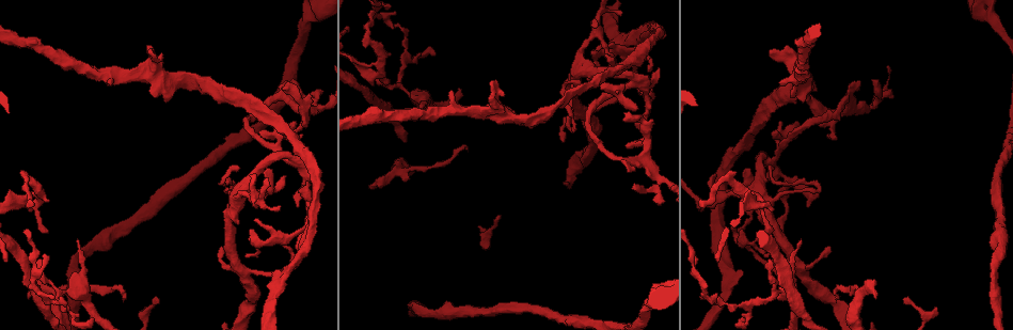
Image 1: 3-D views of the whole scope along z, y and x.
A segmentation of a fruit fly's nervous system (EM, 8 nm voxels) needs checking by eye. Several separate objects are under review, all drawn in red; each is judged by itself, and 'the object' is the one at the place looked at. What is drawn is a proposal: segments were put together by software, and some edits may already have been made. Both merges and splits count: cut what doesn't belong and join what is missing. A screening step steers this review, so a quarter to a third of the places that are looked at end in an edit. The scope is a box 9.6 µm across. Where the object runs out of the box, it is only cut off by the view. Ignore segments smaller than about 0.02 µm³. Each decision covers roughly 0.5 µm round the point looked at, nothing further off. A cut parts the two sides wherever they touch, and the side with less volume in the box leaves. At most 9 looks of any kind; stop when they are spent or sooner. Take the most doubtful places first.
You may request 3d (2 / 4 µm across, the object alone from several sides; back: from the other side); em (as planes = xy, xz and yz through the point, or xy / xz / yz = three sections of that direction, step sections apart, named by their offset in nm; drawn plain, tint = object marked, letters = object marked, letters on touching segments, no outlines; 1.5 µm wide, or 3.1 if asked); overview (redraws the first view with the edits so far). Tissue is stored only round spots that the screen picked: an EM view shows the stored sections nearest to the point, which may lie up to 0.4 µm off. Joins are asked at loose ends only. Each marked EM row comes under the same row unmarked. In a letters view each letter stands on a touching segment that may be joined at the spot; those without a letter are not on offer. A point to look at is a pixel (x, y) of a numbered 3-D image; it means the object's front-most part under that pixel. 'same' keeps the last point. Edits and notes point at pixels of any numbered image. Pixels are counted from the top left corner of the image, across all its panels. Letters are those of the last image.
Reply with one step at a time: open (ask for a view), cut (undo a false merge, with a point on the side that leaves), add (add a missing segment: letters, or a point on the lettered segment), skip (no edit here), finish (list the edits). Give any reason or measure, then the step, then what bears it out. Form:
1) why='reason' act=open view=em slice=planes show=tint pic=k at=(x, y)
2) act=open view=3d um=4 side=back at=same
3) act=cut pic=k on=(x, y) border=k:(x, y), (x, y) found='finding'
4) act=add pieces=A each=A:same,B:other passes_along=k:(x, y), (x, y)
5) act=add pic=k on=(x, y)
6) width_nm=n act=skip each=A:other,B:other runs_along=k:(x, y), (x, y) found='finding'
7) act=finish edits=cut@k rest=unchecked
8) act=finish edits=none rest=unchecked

why='looks like a crossing' act=open view=em slice=planes show=tint pic=1 at=(237, 201)

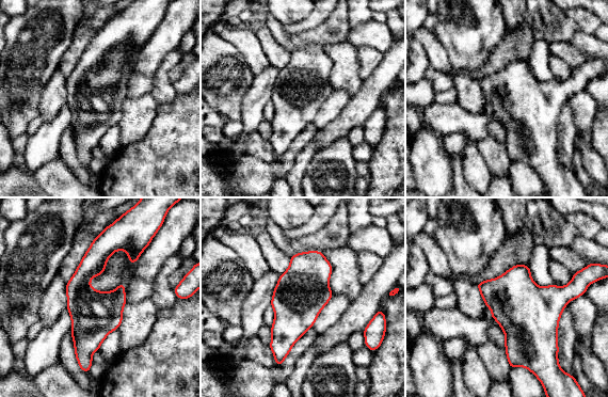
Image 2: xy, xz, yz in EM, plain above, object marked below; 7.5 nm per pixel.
why='what lies round it' act=open view=em slice=planes show=letters at=same

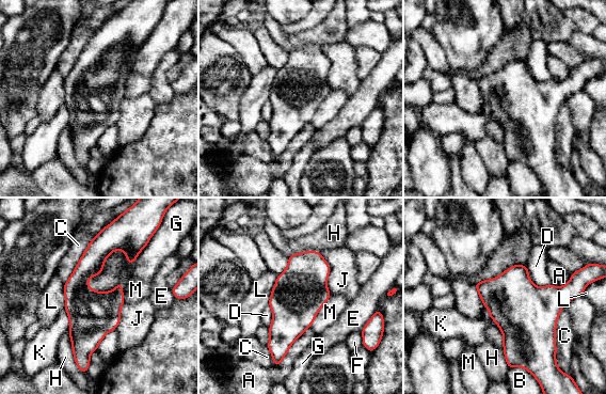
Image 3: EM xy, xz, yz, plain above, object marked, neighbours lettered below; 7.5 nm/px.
act=skip each=A:other,B:other,C:other,D:other,E:other,F:other,G:other,H:other,J:other,K:other,L:other,M:other runs_along=3:(101, 236), (82, 272), (84, 363) found='all the same neuron'

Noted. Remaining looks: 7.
why='branch stops here' act=open view=em slice=planes show=tint pic=1 at=(738, 279)

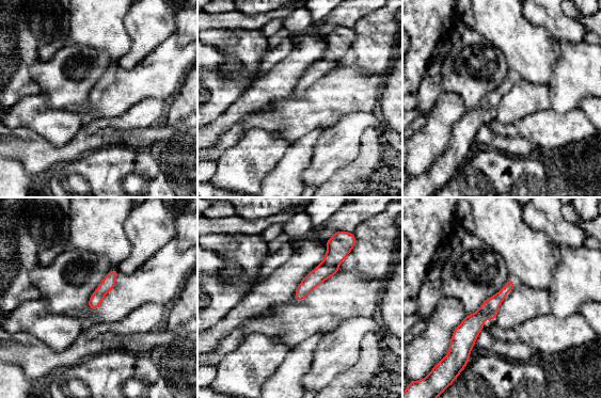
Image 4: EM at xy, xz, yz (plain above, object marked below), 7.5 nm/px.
act=open view=em slice=planes show=letters at=same

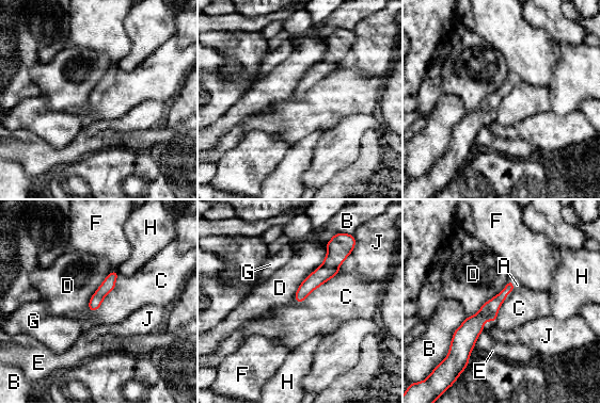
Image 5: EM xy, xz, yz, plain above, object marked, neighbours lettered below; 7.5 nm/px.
act=add pic=5 on=(517, 285) each=A:same,B:other,C:other,D:other,E:other,F:other,G:other,H:other,J:other passes_along=5:(489, 310), (512, 289), (517, 285) found='the neuron continues'

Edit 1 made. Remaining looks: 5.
why='an open end' act=open view=em slice=xy step=8 show=letters pic=1 at=(284, 91)

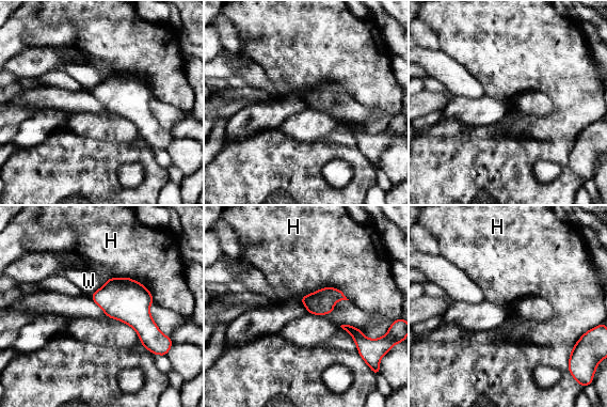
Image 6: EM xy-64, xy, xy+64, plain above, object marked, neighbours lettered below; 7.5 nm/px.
act=skip each=H:other,W:other found='no lettered segment goes on from it'

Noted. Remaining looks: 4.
why='an open end' act=open view=3d um=2 side=back pic=1 at=(161, 58)

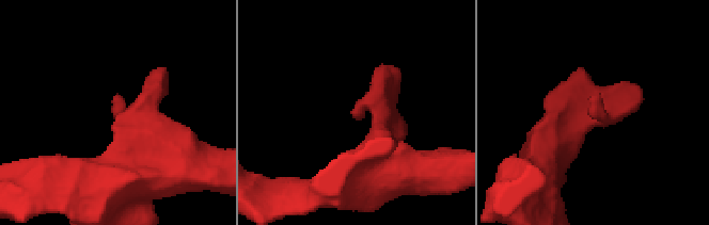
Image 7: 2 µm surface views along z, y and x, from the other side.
act=open view=em slice=planes show=letters pic=7 at=(113, 109)

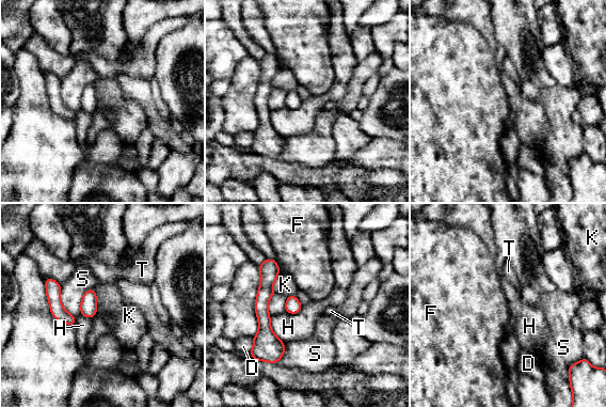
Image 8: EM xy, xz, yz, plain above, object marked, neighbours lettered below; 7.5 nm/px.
act=skip each=D:other,F:other,H:other,K:other,S:other,T:other border=8:(270, 316), (272, 331), (285, 343) found='no lettered segment goes on from it'

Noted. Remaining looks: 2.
act=finish edits=add@5 rest=unchecked

